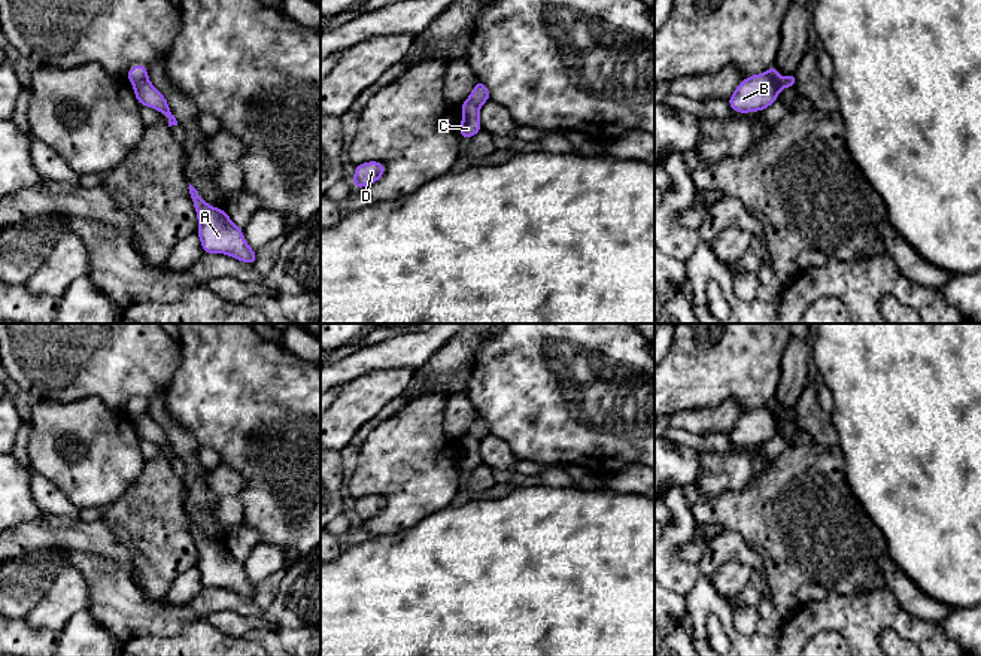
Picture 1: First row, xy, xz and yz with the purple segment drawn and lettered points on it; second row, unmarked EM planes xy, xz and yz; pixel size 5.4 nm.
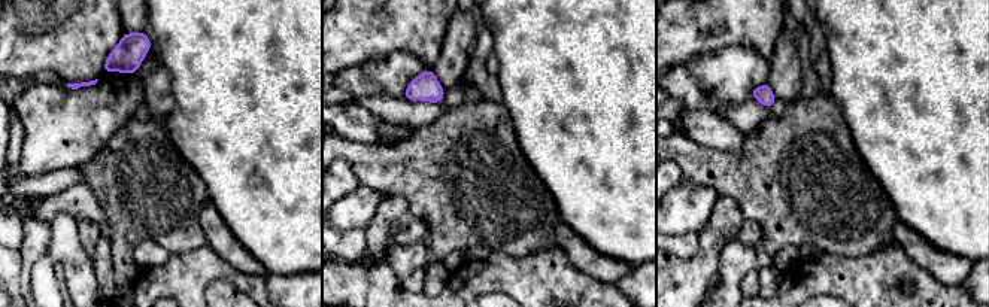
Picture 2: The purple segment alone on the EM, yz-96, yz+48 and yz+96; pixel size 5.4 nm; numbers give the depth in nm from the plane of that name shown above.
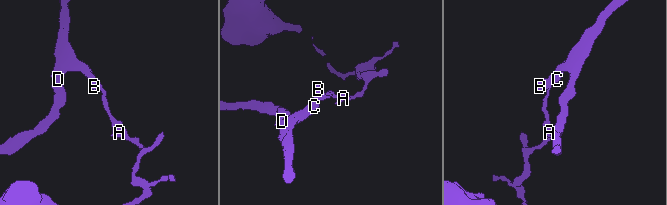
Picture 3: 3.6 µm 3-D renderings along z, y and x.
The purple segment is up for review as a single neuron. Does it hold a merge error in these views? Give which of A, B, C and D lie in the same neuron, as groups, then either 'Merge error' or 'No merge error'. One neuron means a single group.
Groups: A B / C D. Merge error

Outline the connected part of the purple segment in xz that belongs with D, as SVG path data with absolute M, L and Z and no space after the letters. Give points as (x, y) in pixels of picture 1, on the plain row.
M379 495L362 496L355 501L353 505L353 520L356 523L368 520L377 516L386 505L385 498Z

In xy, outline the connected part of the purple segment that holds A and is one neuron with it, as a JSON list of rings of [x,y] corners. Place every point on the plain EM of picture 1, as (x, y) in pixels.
[[[189,517],[189,528],[198,552],[197,568],[204,587],[225,587],[242,596],[255,599],[256,586],[249,581],[243,564],[234,559],[225,543],[207,538]]]

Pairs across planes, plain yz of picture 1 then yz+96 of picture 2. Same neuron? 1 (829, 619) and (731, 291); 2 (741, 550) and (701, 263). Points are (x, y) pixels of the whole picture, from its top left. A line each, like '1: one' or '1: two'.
1: two
2: one

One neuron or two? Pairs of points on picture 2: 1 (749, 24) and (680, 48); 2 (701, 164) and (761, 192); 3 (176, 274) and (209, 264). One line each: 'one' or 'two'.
1: one
2: one
3: one

